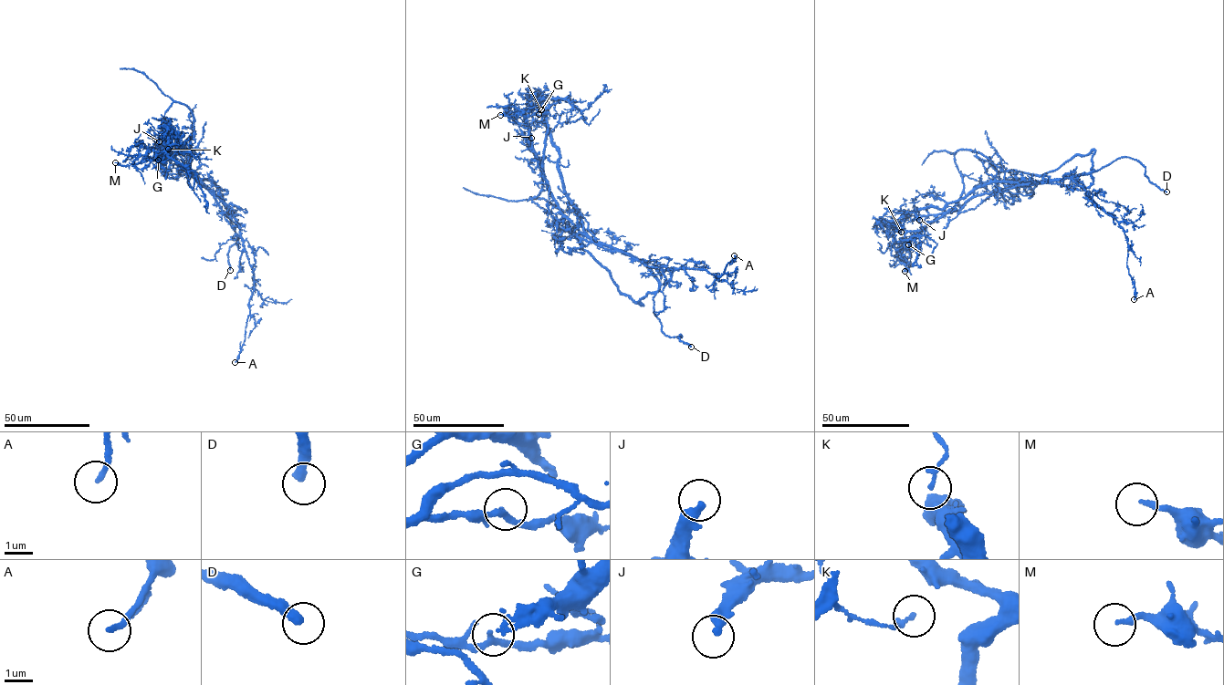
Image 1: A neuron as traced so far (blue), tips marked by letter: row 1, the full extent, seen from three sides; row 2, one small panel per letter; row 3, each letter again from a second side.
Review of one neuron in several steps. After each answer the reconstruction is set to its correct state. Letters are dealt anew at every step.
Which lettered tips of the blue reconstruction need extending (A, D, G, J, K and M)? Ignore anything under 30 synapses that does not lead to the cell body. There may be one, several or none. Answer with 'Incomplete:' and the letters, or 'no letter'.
Incomplete: D, J

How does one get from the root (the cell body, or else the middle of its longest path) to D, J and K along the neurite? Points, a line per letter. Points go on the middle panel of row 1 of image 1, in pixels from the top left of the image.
D: (586, 233), (645, 266), (658, 282), (653, 306), (662, 332), (671, 337), (680, 335), (679, 339), (691, 347)
J: (586, 233), (580, 232), (552, 198), (542, 166), (531, 145), (531, 138)
K: (586, 233), (565, 191), (559, 154), (552, 142), (542, 105), (541, 109)

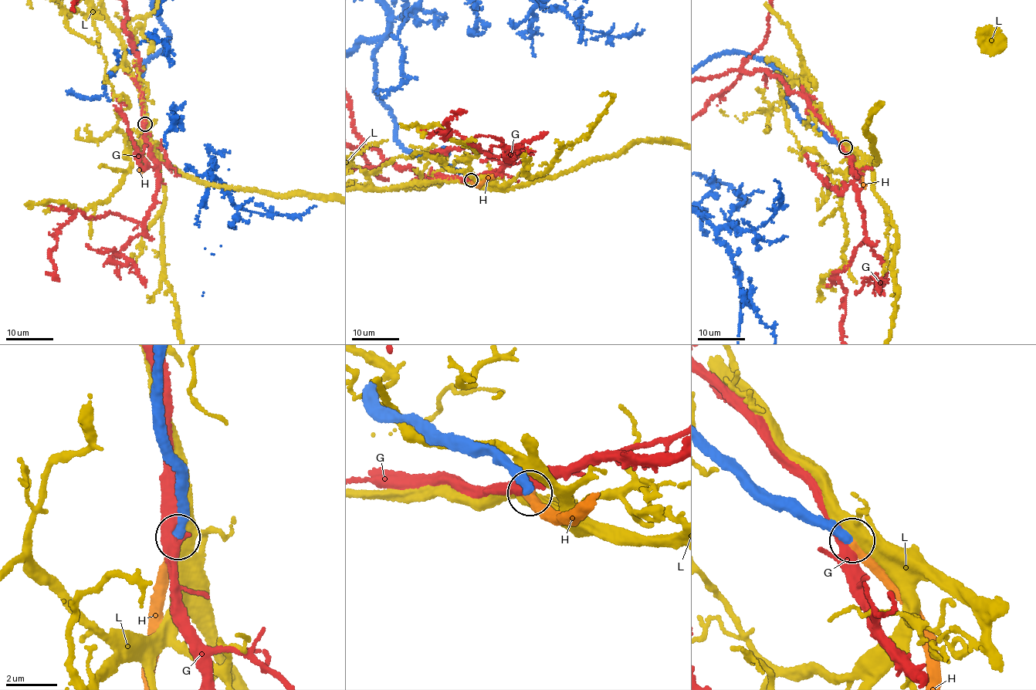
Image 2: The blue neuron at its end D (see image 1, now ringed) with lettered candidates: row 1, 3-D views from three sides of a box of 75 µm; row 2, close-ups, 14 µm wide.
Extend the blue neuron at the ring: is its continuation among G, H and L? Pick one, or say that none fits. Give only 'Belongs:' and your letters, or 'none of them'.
Belongs: H

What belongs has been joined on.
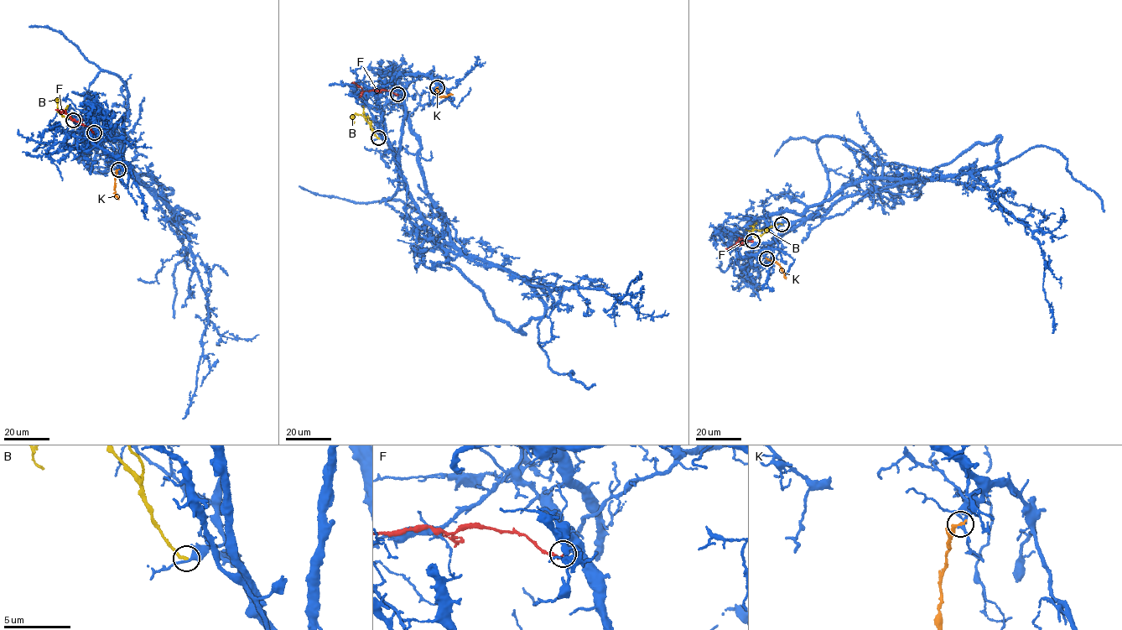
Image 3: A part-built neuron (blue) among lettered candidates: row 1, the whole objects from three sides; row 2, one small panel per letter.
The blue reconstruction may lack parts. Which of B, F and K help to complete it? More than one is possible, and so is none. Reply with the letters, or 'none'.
none

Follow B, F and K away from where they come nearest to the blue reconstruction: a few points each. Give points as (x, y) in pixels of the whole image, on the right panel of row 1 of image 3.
B: (781, 224), (773, 225), (757, 236), (750, 231), (756, 222)
F: (752, 241), (736, 243), (725, 249)
K: (766, 258), (780, 265), (786, 278)

